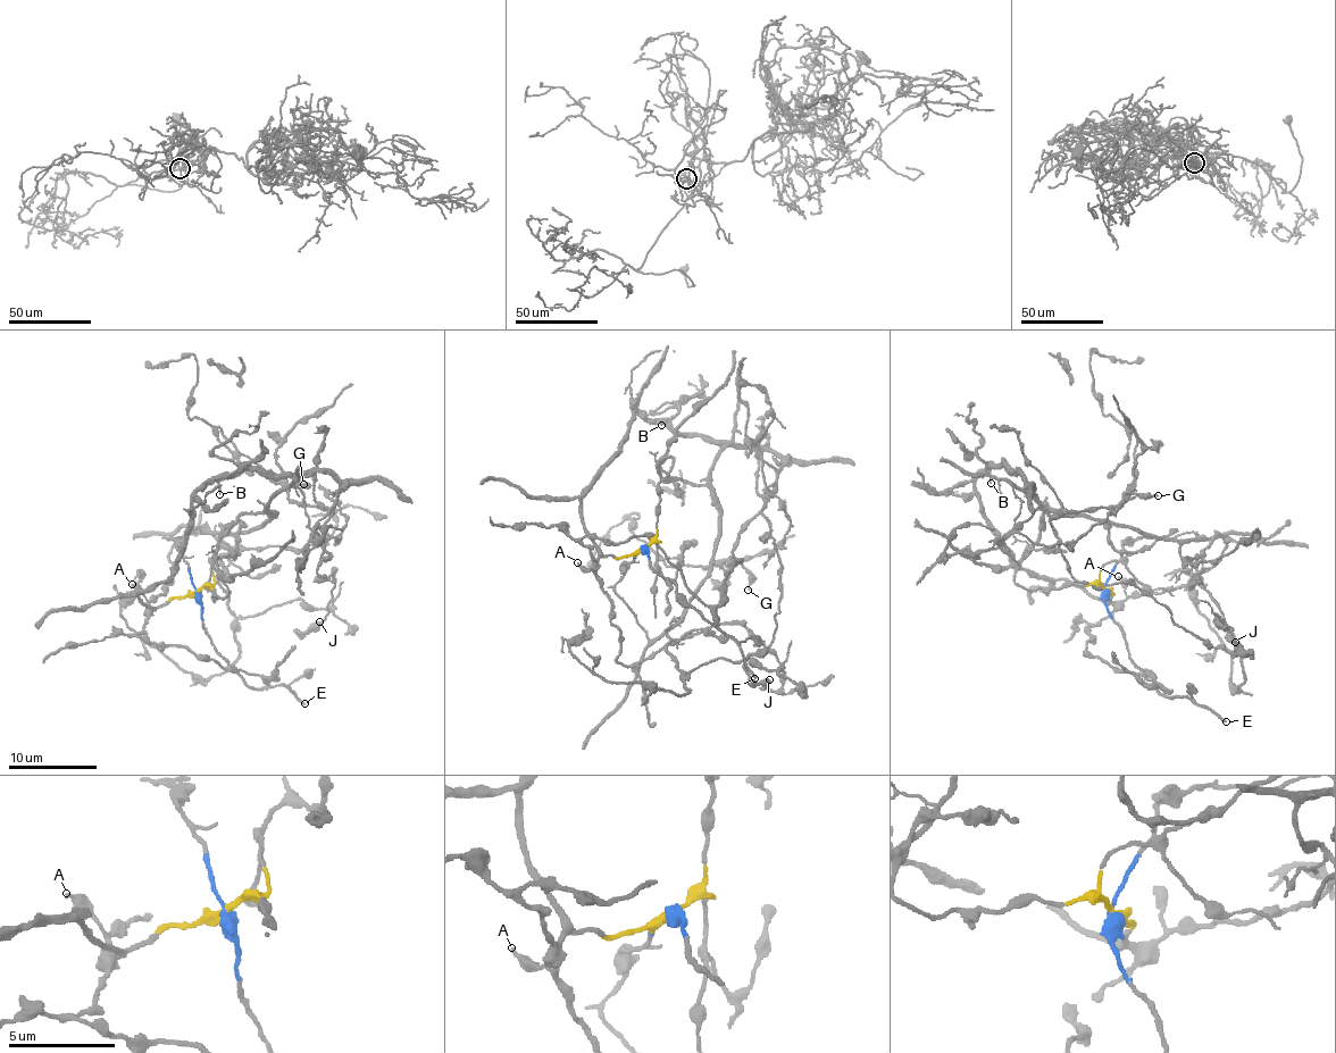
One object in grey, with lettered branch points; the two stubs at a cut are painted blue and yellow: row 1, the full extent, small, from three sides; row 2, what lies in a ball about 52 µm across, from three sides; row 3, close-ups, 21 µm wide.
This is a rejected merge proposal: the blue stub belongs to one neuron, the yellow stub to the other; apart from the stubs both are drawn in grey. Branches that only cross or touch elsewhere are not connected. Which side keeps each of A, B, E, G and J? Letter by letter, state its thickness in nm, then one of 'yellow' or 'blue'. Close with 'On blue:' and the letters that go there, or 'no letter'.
A: calibre 240 nm; yellow
B: calibre 110 nm; yellow
E: calibre 190 nm; blue
G: calibre 160 nm; yellow
J: calibre 500 nm; yellow
On blue: E

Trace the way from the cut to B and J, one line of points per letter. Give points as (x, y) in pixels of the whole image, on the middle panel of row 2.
B: (641, 550), (619, 557), (601, 553), (584, 526), (582, 492), (620, 446), (634, 410), (660, 426)
J: (641, 550), (601, 553), (582, 508), (634, 410), (782, 460), (761, 512), (779, 611), (745, 661), (769, 679)

